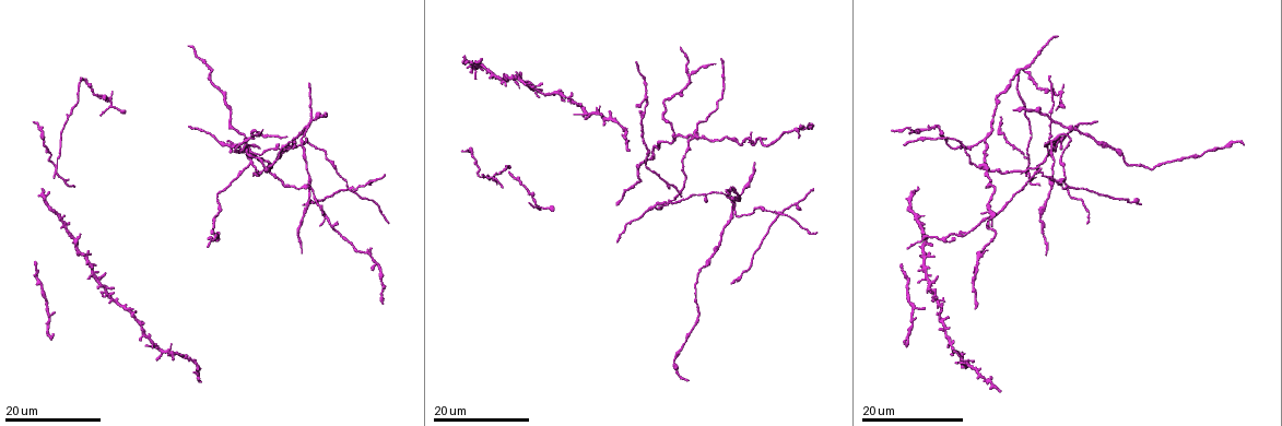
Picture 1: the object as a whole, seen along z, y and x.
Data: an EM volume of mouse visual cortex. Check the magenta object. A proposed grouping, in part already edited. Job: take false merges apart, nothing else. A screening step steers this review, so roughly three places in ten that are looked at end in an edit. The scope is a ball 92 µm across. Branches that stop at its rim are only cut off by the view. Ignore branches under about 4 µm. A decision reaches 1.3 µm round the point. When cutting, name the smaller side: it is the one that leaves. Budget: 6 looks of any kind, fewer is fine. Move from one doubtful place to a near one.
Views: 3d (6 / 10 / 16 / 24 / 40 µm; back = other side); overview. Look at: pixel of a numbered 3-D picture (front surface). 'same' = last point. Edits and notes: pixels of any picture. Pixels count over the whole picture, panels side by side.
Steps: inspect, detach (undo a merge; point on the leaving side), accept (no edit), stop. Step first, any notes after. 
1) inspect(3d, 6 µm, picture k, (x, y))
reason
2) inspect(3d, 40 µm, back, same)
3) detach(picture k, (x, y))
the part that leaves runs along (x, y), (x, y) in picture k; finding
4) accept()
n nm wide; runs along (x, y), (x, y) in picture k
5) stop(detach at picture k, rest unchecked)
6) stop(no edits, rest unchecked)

inspect(3d, 16 µm, picture 1, (982, 141))
thin arm on a thick one

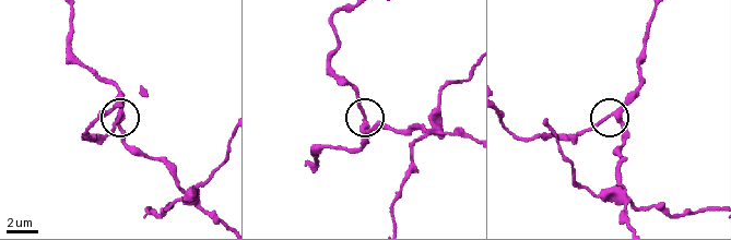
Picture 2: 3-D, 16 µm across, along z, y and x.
inspect(3d, 10 µm, picture 2, (362, 124))

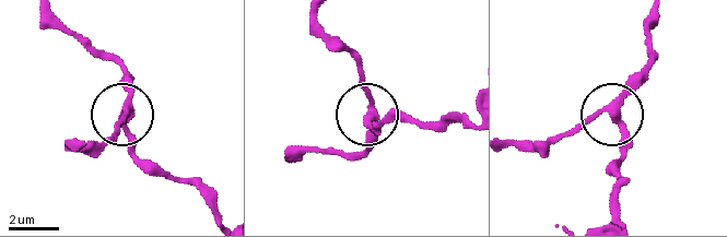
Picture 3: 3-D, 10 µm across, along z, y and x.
accept()
3 arms; runs along (618, 214), (624, 139), (611, 115), (593, 113), (551, 143) in picture 3; all the same cell

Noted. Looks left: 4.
inspect(3d, 16 µm, picture 1, (1029, 165))
three arms meet

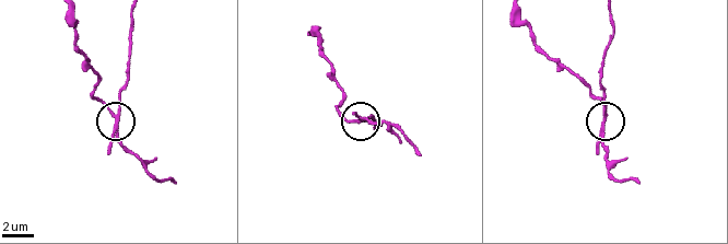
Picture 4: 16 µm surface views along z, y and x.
inspect(3d, 10 µm, picture 4, (111, 116))

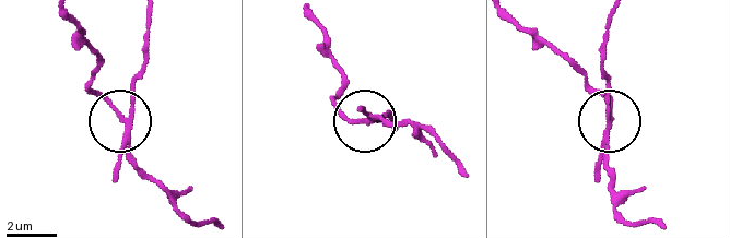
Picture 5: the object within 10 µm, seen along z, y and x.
detach(picture 5, (110, 99))
160 nm wide; the part that leaves runs along (125, 133), (93, 90), (97, 60), (74, 16) in picture 5; two cells meet here

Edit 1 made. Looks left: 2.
inspect(3d, 24 µm, picture 1, (693, 135))
arms part here

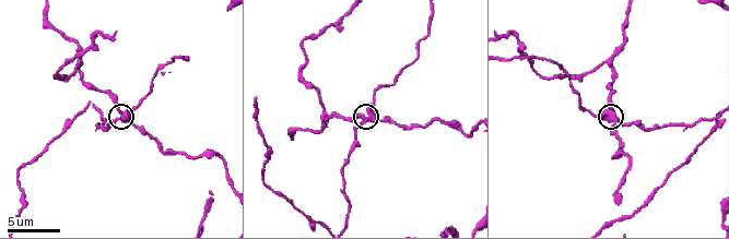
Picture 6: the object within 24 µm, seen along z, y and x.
inspect(3d, 10 µm, picture 6, (117, 111))

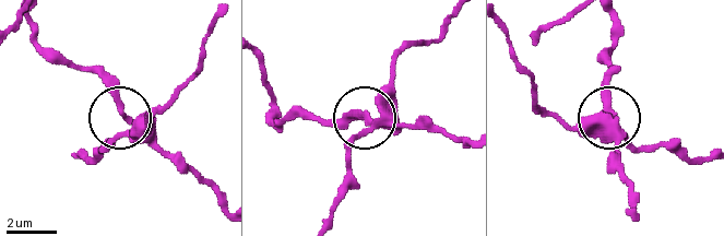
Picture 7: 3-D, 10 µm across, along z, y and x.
detach(picture 7, (143, 132))
360 nm wide; the part that leaves runs along (390, 124), (374, 126), (351, 149), (348, 180), (332, 217) in picture 7; a second cell is stuck on

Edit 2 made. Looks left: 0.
stop(detach at picture 5, detach at picture 7, rest unchecked)

